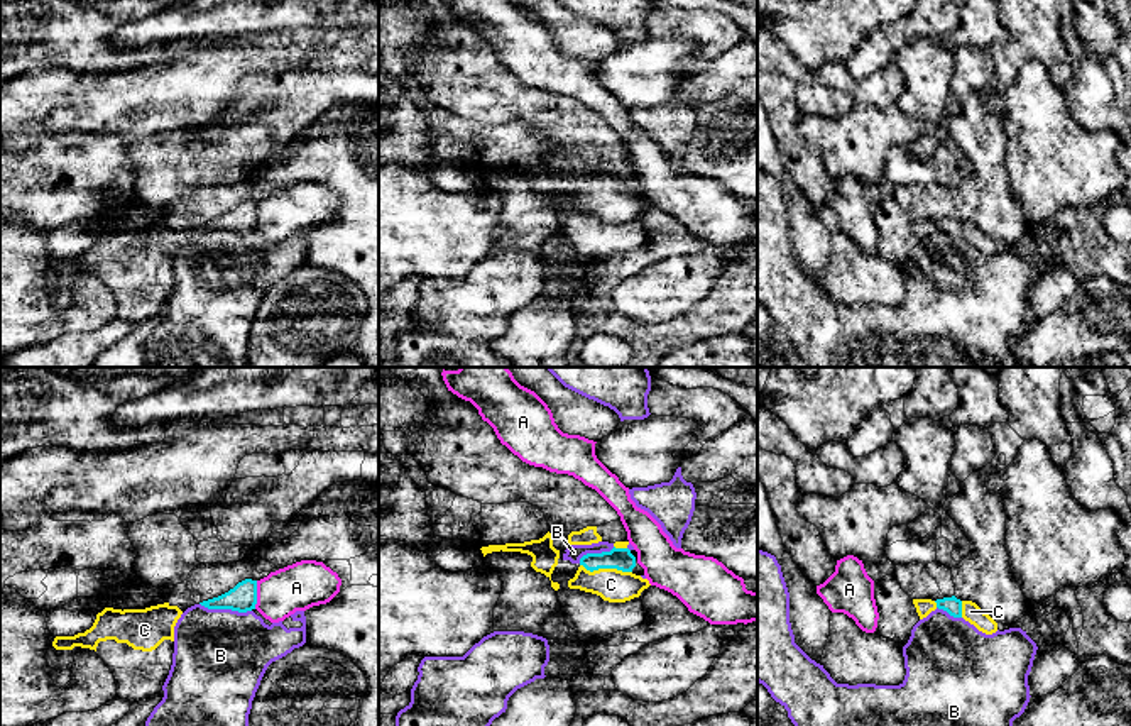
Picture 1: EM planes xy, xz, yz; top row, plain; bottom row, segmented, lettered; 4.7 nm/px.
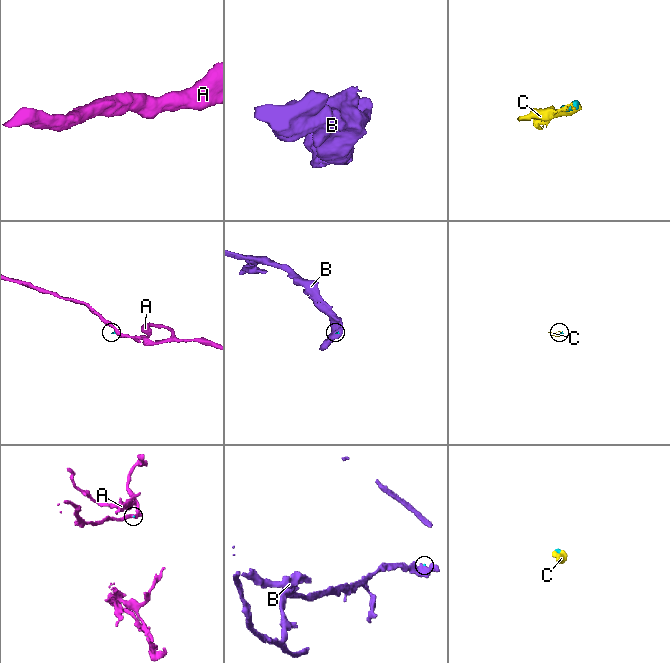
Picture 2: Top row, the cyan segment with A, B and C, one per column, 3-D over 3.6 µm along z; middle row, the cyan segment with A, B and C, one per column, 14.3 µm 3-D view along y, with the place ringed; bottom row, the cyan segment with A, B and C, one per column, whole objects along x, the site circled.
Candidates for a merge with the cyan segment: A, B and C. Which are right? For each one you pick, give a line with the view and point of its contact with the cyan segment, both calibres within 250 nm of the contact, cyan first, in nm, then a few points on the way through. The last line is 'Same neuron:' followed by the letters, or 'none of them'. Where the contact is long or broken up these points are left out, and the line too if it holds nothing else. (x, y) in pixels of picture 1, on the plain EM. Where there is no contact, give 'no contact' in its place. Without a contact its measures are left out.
C: xz (606, 188) | 110/160 nm
Same neuron: C

